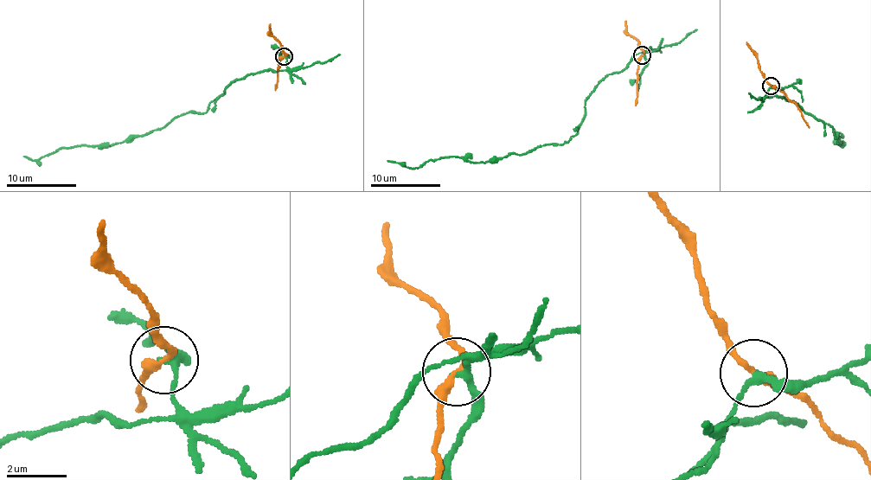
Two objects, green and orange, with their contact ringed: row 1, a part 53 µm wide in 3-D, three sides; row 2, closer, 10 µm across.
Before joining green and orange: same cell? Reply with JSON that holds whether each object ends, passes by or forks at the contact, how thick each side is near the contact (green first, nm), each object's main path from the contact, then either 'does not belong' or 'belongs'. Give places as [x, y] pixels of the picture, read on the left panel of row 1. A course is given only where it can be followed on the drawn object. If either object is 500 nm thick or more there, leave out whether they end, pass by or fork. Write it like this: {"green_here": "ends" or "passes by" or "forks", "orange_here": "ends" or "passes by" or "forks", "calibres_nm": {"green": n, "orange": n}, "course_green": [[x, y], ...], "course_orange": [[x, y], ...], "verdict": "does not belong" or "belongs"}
{"green_here": "passes by", "orange_here": "passes by", "calibres_nm": {"green": 200, "orange": 240}, "course_green": [[284, 57], [284, 70], [247, 75], [226, 87], [205, 112], [181, 113], [161, 128], [109, 146], [22, 156]], "course_orange": [[284, 57], [278, 61], [274, 90]], "verdict": "does not belong"}

